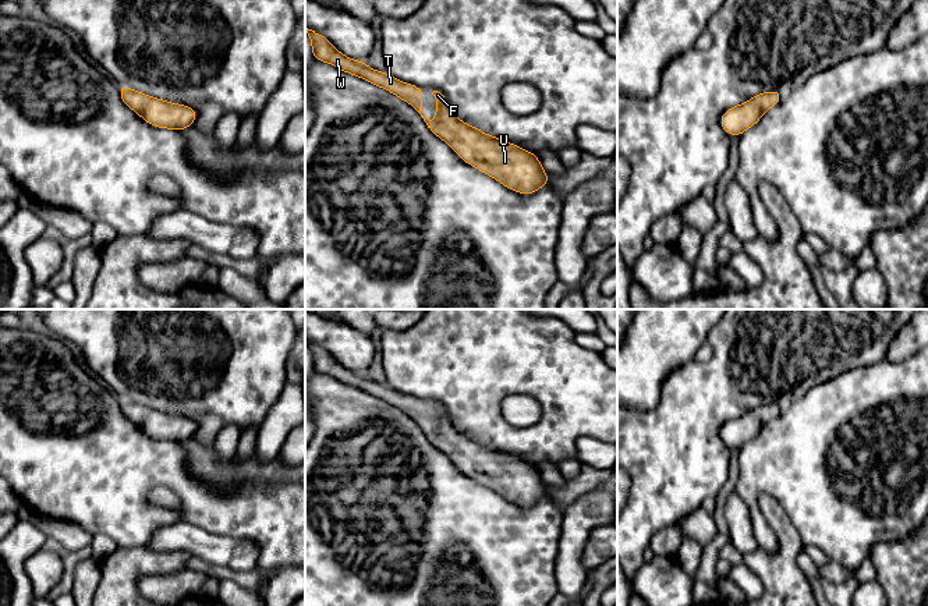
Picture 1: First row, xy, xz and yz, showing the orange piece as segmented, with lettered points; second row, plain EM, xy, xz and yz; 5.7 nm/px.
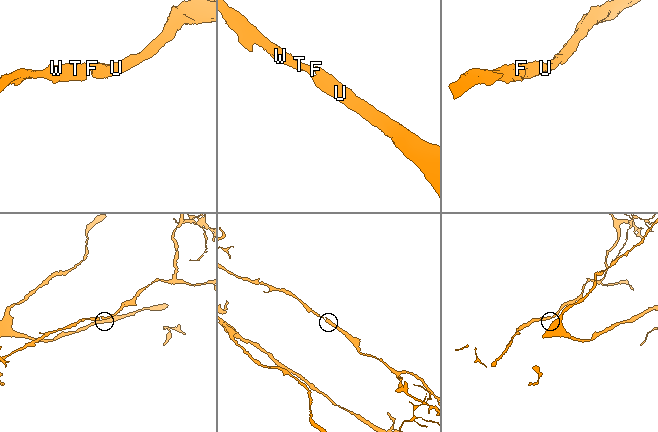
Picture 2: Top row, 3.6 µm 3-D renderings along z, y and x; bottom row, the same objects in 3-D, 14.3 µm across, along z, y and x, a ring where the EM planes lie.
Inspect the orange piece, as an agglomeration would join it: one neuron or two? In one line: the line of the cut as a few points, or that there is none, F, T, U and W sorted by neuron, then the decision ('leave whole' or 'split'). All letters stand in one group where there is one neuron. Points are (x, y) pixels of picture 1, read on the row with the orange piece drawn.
no cut; F T U W; leave whole

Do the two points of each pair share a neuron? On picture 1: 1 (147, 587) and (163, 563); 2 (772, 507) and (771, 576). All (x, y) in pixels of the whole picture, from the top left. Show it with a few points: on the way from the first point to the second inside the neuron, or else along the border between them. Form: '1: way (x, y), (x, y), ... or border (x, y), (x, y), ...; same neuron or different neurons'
1: border (187, 567), (142, 576), (137, 588); different neurons
2: way (780, 524), (785, 530), (785, 559); same neuron

